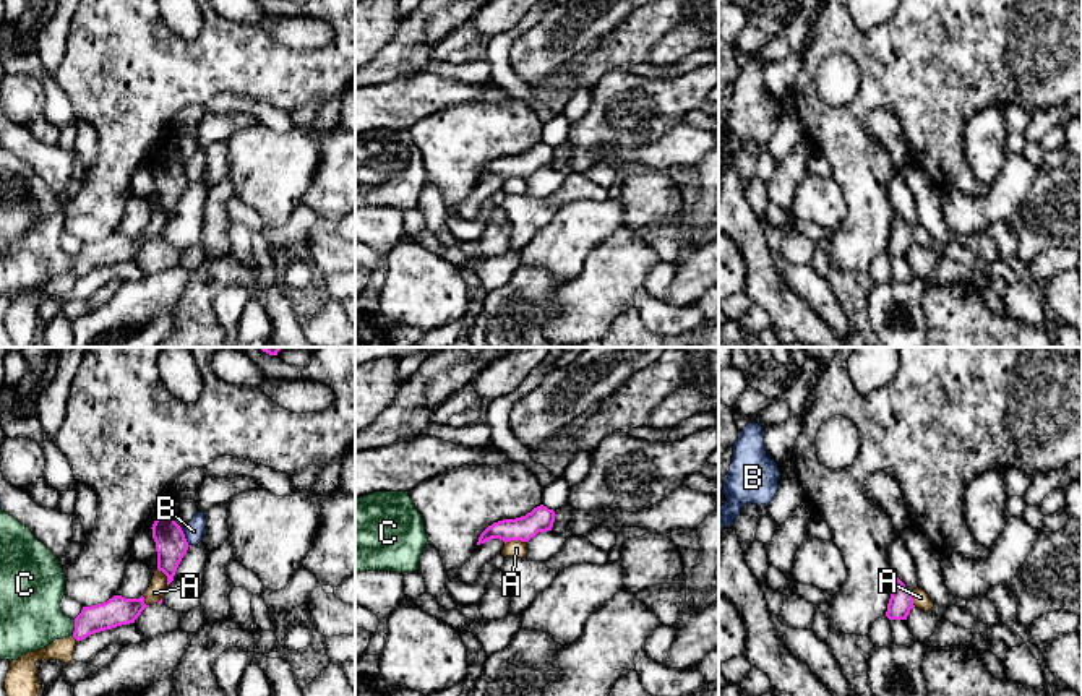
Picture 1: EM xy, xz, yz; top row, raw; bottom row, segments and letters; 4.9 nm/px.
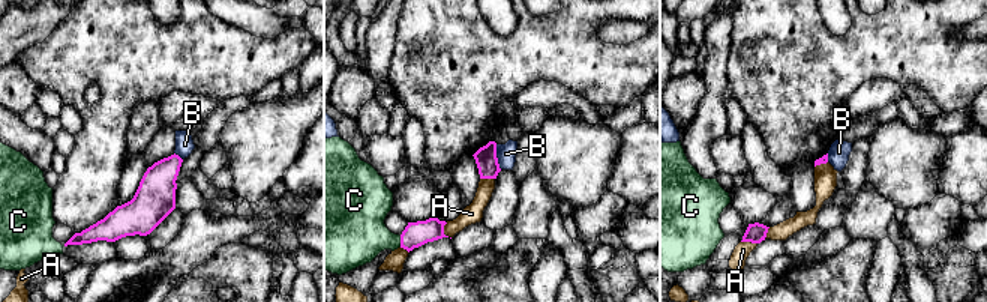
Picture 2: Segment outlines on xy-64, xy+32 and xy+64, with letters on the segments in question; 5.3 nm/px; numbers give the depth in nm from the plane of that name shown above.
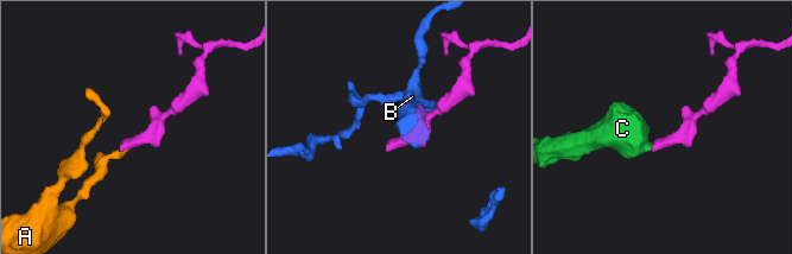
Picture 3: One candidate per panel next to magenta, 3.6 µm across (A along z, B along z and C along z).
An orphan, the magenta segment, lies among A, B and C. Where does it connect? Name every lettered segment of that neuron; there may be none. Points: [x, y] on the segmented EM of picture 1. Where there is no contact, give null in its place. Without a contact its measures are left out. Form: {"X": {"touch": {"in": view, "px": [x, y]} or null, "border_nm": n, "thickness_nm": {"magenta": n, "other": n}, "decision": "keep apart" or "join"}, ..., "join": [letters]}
{"A": {"touch": {"in": "xz", "px": [515, 539]}, "border_nm": 110, "thickness_nm": {"magenta": 130, "other": 90}, "decision": "keep apart"}, "B": {"touch": {"in": "xy", "px": [184, 537]}, "border_nm": 100, "thickness_nm": {"magenta": 160, "other": 100}, "decision": "keep apart"}, "C": {"touch": {"in": "xy", "px": [75, 628]}, "border_nm": 80, "thickness_nm": {"magenta": 140, "other": 300}, "decision": "join"}, "join": ["C"]}

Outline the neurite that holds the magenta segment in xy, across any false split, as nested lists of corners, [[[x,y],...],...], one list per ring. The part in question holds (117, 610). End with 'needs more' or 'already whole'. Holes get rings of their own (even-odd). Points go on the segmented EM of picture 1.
[[[0,509],[0,659],[13,662],[28,652],[45,649],[55,639],[73,636],[83,641],[94,633],[135,623],[149,607],[143,595],[140,599],[114,595],[104,604],[83,607],[71,620],[60,608],[63,595],[65,573],[58,558],[34,537],[29,527]]]; needs more

